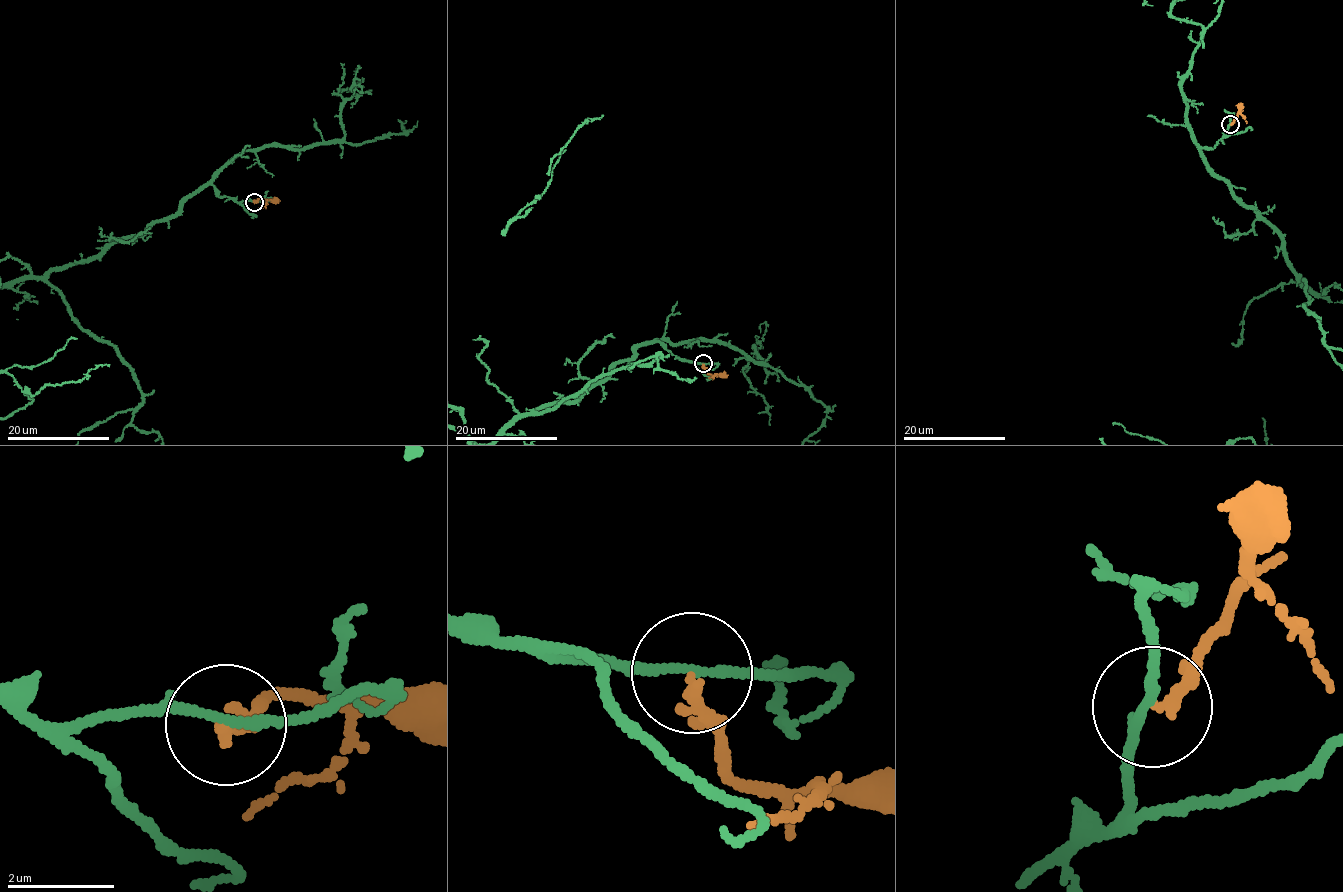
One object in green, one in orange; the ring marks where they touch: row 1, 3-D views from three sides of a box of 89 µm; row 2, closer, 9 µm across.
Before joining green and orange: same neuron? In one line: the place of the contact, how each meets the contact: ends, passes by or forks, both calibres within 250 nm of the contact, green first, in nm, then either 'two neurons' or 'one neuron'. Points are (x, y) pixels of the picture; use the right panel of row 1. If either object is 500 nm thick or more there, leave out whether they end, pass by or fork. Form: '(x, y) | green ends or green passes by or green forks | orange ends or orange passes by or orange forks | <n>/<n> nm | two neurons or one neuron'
(1230, 124) | green passes by | orange passes by | 150/170 nm | two neurons

